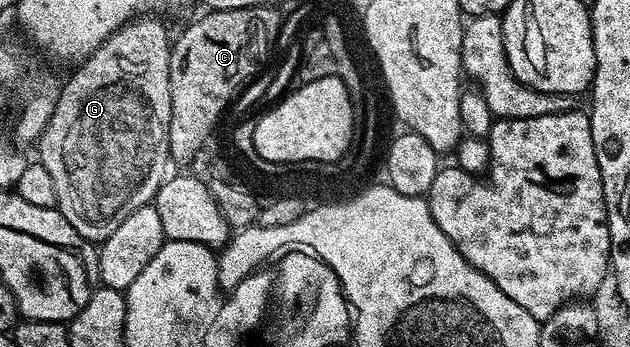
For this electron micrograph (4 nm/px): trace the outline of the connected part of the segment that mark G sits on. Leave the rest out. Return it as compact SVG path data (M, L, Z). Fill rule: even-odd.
M136 16L130 22L125 23L121 29L110 34L100 46L95 49L88 58L74 67L71 79L58 91L53 114L49 116L49 122L45 124L43 135L40 136L37 149L37 160L49 172L57 192L57 208L77 232L92 244L102 244L111 233L121 225L121 220L129 216L129 212L137 212L137 208L148 205L154 199L159 185L168 177L167 164L171 153L169 140L169 126L171 120L171 97L169 96L169 56L171 55L171 42L167 38L167 30L155 19L155 16Z

